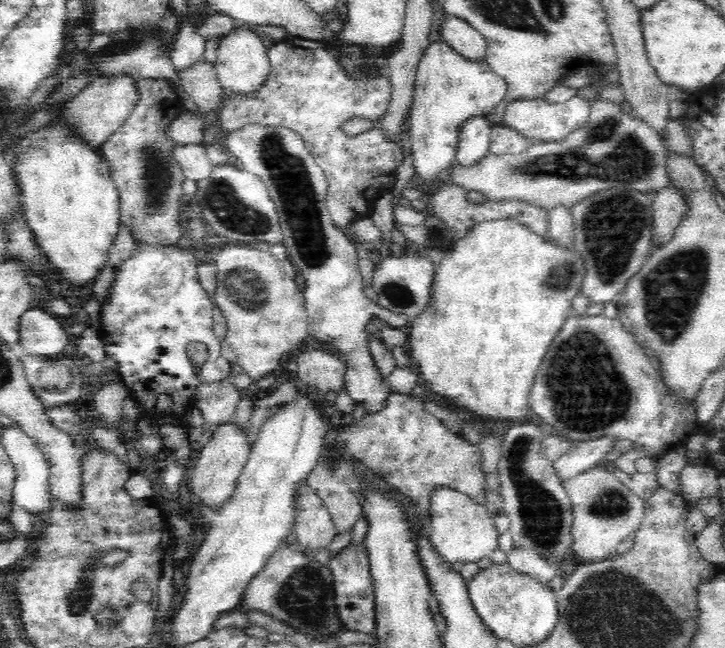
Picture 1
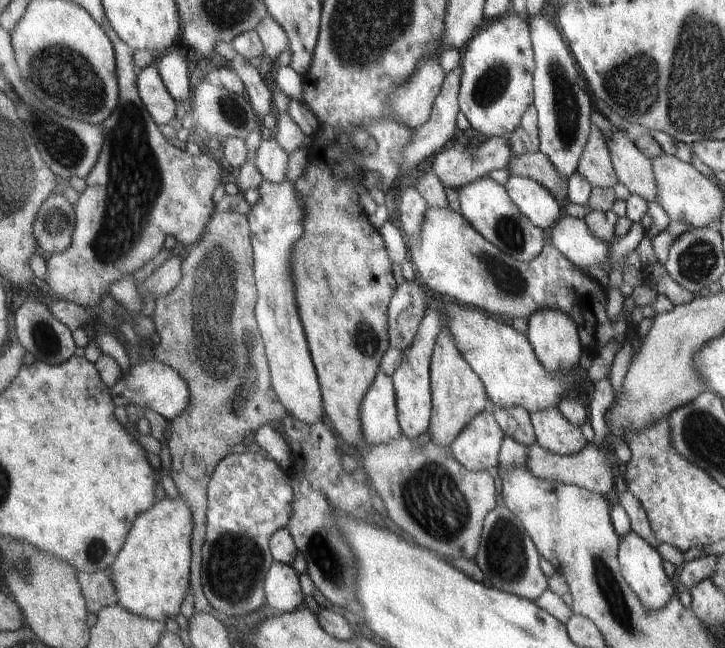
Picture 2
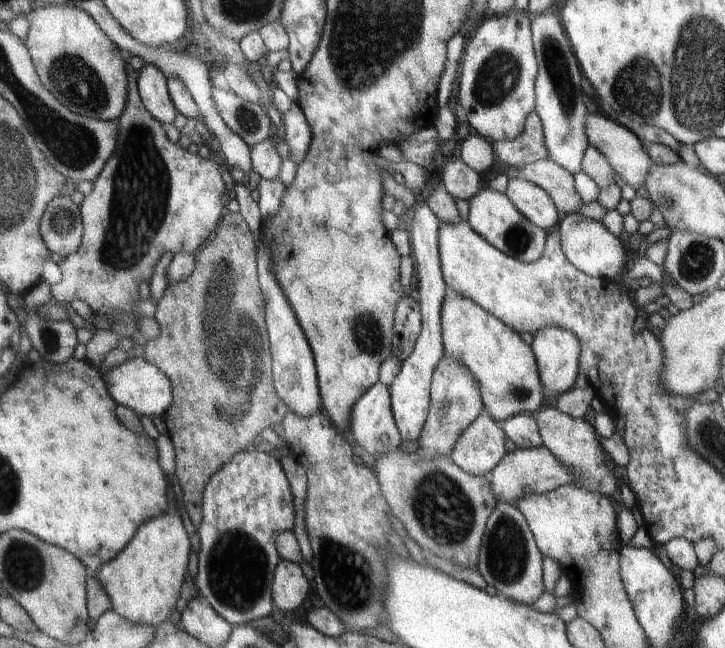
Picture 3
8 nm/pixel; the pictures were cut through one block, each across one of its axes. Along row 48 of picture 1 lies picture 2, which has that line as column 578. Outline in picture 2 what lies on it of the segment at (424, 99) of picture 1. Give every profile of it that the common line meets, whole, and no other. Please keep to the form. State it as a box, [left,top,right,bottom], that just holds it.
[531,407,588,456]

